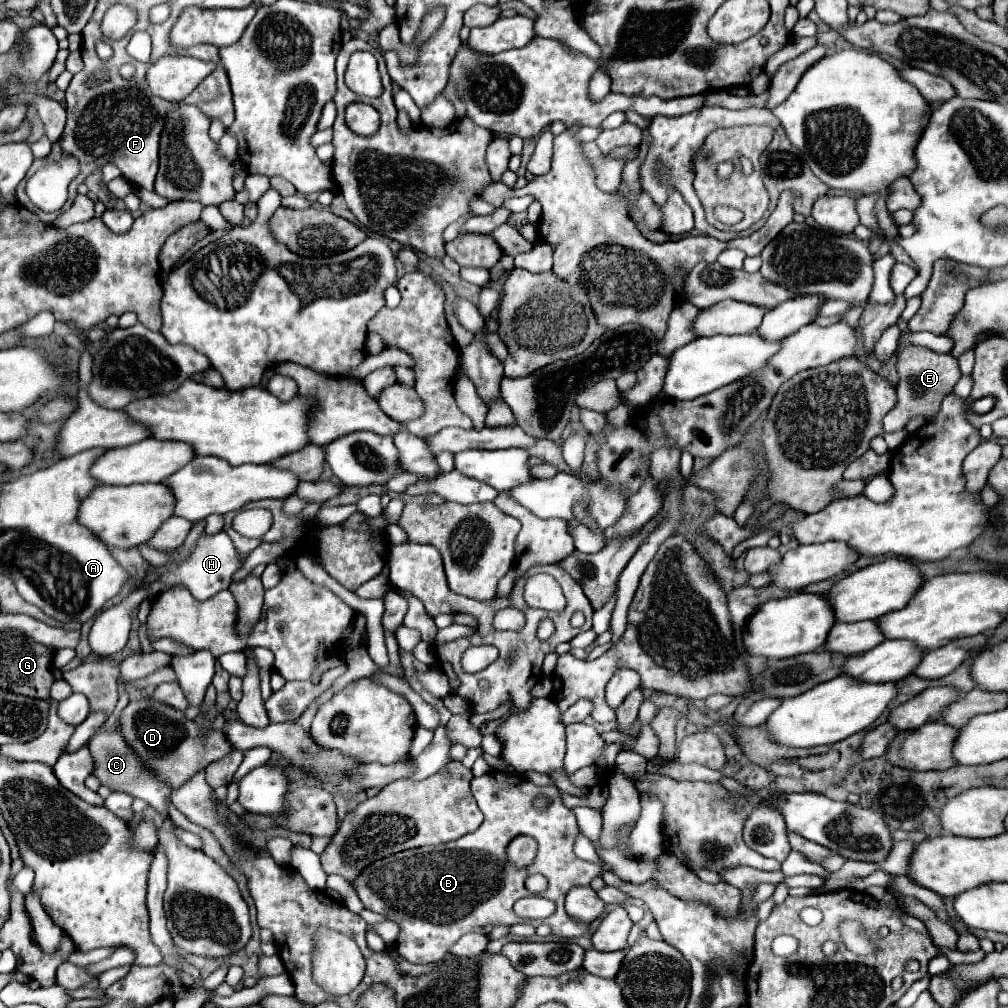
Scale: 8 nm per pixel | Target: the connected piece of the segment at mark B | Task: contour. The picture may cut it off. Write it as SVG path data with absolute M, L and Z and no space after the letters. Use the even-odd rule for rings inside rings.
M500 771L474 777L470 787L484 813L484 823L474 833L450 843L408 849L384 857L366 867L354 881L364 909L398 923L400 935L394 945L396 951L412 963L436 963L446 957L452 943L470 931L488 935L492 927L520 923L522 919L514 915L512 905L520 897L530 895L524 887L524 879L532 873L542 873L548 879L548 889L542 897L556 903L556 913L544 921L534 921L534 925L550 925L552 935L560 939L574 939L586 933L588 925L576 923L566 915L564 895L574 885L588 885L592 877L598 877L602 869L610 867L606 863L588 863L574 855L572 845L578 835L578 825L574 813L562 805L558 789L554 785L538 787L520 775ZM538 795L548 799L544 811L534 805ZM516 835L532 835L538 841L534 863L522 871L512 871L504 853L508 841Z

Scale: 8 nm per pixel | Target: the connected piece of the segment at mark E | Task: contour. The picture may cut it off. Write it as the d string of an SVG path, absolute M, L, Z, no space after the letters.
M902 345L896 349L896 369L898 369L898 387L896 387L896 407L884 417L884 431L894 433L906 429L908 421L914 417L924 417L930 421L940 411L942 399L952 391L956 381L960 379L958 361L950 355L940 355L922 345Z

